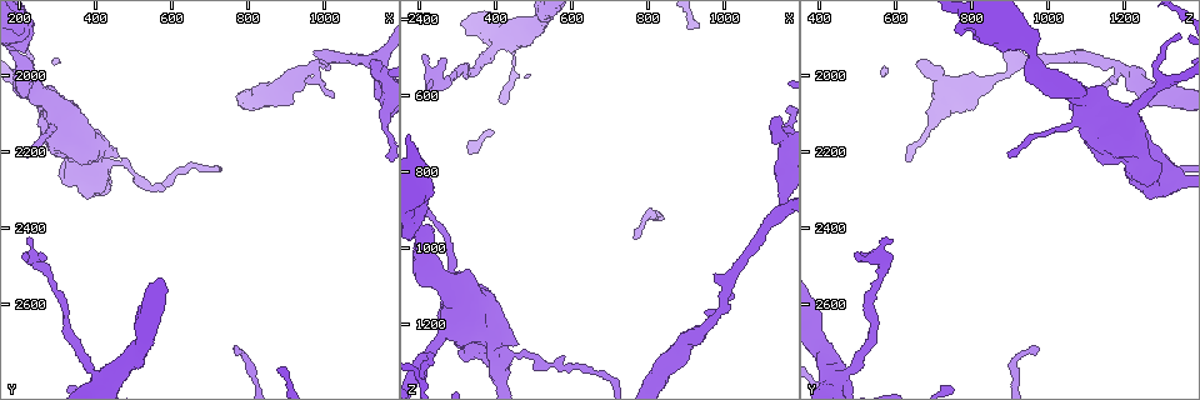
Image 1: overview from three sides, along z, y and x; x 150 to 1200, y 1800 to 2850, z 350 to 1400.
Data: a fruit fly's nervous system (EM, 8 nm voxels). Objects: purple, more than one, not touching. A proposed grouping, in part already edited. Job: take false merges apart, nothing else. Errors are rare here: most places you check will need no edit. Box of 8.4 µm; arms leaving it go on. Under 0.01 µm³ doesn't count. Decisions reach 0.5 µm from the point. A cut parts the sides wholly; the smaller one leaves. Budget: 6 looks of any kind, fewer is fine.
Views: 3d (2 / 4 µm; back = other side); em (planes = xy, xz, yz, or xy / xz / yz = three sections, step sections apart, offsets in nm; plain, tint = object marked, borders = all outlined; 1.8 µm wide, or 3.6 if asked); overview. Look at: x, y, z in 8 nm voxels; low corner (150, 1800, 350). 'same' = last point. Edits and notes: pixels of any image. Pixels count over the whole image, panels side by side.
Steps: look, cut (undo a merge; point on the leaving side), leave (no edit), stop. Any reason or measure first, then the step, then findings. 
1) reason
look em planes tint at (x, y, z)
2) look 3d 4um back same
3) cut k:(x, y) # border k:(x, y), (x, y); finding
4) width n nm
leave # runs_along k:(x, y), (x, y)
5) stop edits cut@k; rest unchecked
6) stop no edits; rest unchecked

branch point
look em planes tint at (975, 1975, 1195)

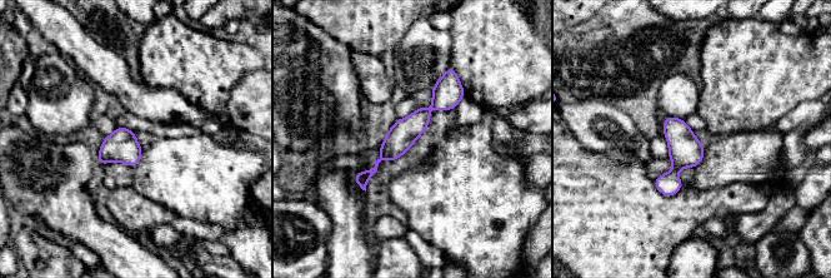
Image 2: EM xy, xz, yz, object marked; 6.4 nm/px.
leave # runs_along 2:(451, 75), (447, 92), (363, 184); all the same neuron

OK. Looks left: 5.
sharp bend
look em yz step 16 tint at (230, 2470, 555)

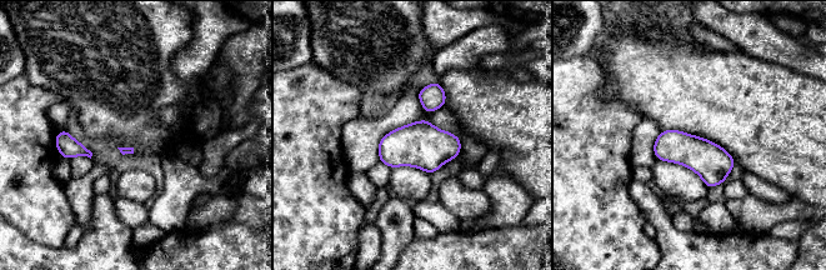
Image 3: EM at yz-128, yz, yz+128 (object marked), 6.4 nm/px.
another direction
look em planes borders same

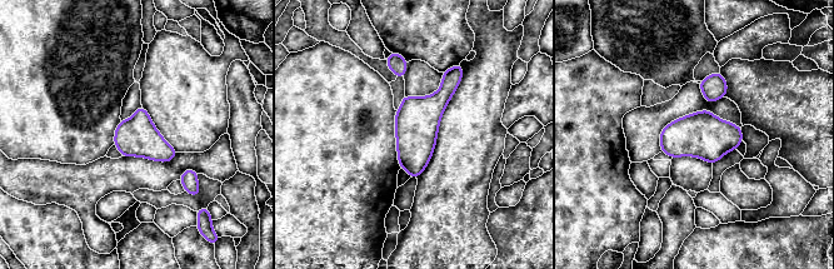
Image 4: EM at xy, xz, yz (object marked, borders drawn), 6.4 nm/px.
leave # continuous, no second neuron

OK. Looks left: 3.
thick turns thin
look 3d 4um back at (305, 2090, 1125)

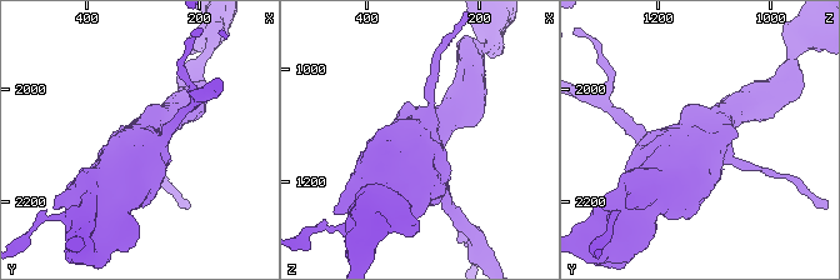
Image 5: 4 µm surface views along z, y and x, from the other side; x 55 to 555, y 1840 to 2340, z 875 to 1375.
look em 3.6um xz step 16 tint at (300, 2085, 1130)

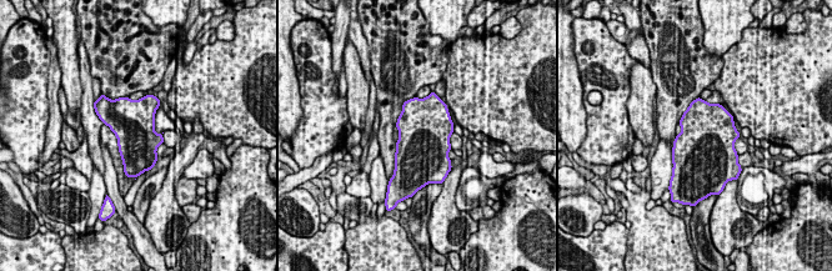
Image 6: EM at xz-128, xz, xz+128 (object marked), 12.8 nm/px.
width 550 nm
leave # one neuron here

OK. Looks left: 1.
stop no edits; rest unchecked

